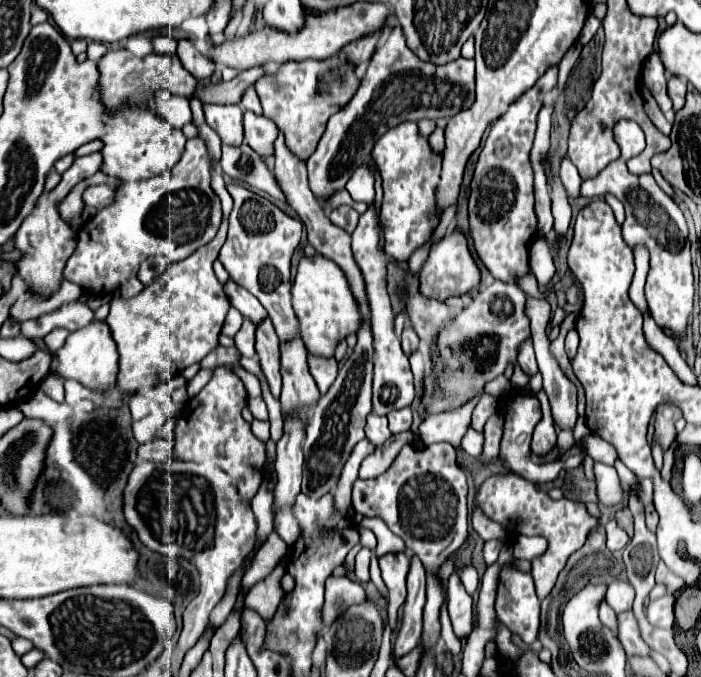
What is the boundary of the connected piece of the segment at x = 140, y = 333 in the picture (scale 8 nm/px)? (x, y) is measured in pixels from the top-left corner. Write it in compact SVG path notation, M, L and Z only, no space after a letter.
M223 215L217 235L205 245L193 251L189 259L171 263L163 275L155 277L151 285L145 285L141 293L131 299L113 297L107 325L119 351L119 371L115 387L109 391L109 403L95 403L105 409L119 409L125 395L135 393L143 381L159 377L169 381L193 363L199 363L209 351L219 345L219 333L229 311L229 299L223 293L223 285L217 281L213 261L219 255L227 235L227 219Z

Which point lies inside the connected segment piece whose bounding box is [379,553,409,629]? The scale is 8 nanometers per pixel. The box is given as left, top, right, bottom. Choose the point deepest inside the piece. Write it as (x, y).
(394, 568)

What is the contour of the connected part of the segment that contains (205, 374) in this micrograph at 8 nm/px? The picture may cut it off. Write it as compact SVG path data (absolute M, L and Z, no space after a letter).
M201 369L201 371L187 383L187 393L189 393L189 397L195 397L195 395L209 383L211 375L213 375L213 369Z

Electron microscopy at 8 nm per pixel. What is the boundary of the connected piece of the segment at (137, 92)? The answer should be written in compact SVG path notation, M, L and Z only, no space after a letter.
M117 49L117 51L109 51L99 61L99 71L101 71L101 79L99 79L101 99L105 101L107 107L117 107L117 109L125 105L133 105L133 101L135 105L143 103L157 89L166 89L175 95L193 95L197 85L197 79L189 71L185 71L177 55L151 53L149 57L137 57L131 55L127 49Z

